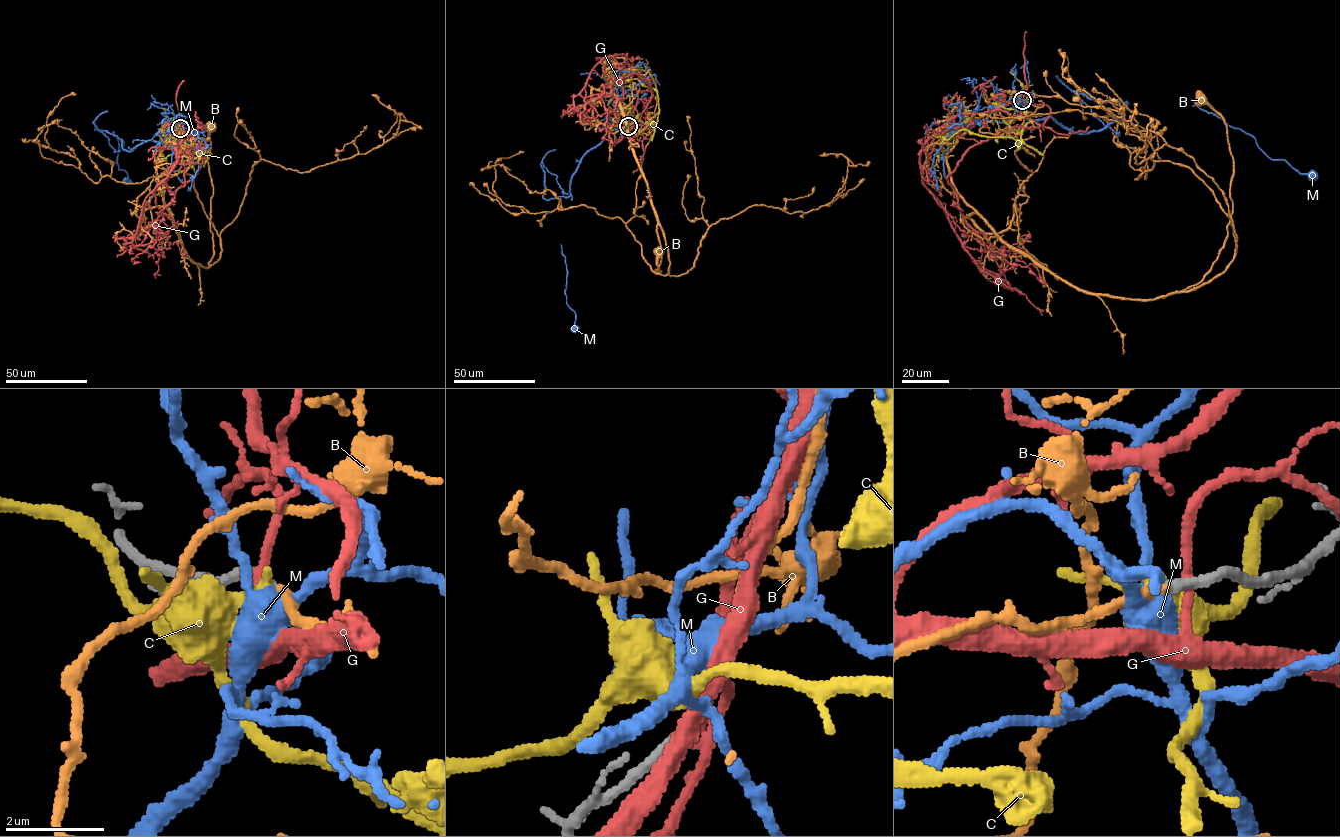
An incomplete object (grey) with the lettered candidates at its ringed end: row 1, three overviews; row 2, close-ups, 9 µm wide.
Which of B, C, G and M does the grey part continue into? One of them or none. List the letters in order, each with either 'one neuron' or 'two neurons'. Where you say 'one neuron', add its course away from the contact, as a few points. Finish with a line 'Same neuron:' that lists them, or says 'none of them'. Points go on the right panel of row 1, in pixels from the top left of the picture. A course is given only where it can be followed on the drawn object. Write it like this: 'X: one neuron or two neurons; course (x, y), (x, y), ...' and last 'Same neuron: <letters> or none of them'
B: one neuron; course (1022, 100), (958, 138), (954, 189), (1080, 289), (1153, 299), (1197, 284), (1227, 235), (1233, 157), (1202, 99)
C: two neurons
G: two neurons
M: two neurons
Same neuron: B

